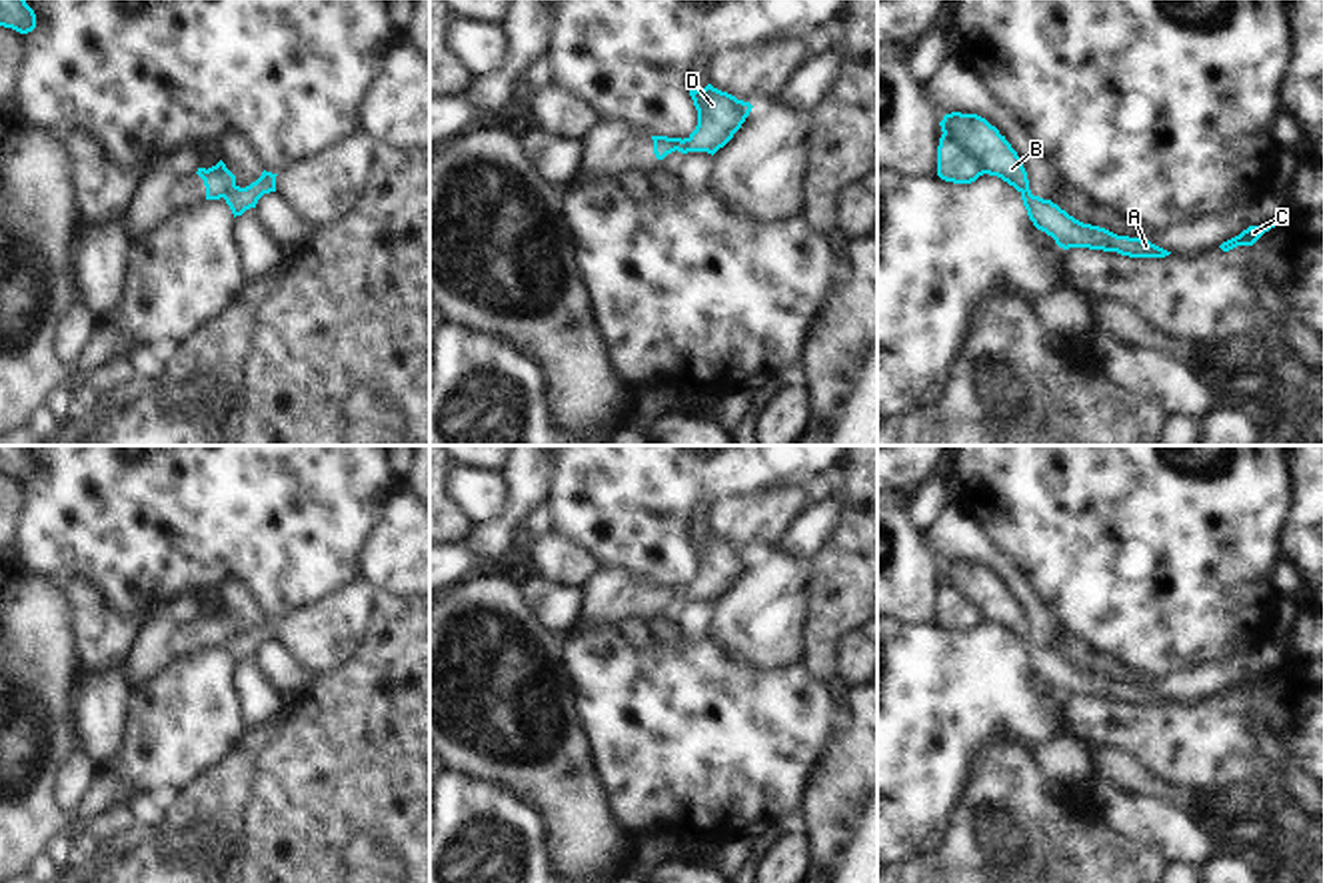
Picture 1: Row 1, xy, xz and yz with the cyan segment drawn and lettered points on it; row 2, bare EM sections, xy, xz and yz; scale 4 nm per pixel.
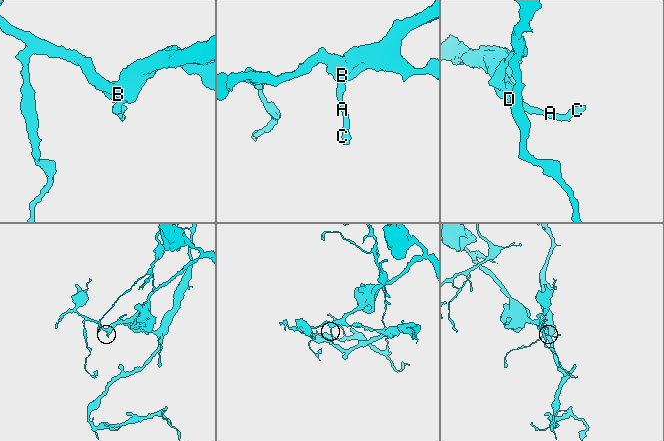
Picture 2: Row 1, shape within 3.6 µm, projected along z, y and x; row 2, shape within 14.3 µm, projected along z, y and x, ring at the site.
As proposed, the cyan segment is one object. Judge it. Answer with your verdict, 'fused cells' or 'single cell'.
fused cells

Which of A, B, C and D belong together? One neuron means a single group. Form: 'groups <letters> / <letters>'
groups A C D / B

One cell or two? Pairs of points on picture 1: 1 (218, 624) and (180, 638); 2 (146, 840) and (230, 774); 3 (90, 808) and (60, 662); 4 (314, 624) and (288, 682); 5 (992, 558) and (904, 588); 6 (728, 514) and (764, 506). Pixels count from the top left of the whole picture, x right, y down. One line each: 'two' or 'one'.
1: one
2: one
3: two
4: two
5: two
6: one

